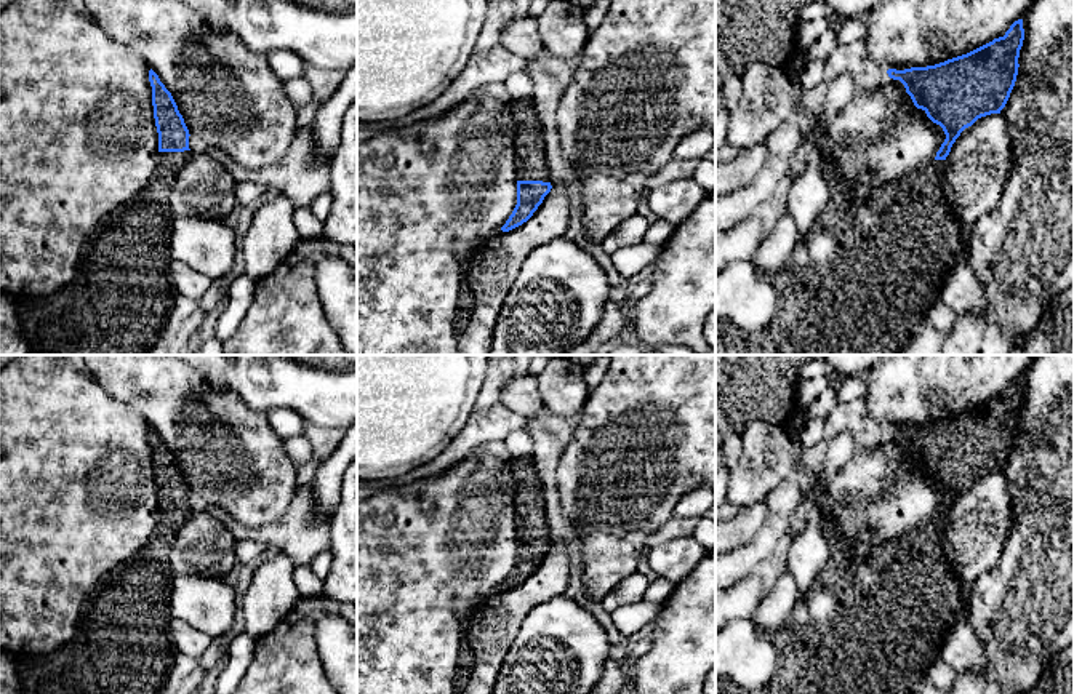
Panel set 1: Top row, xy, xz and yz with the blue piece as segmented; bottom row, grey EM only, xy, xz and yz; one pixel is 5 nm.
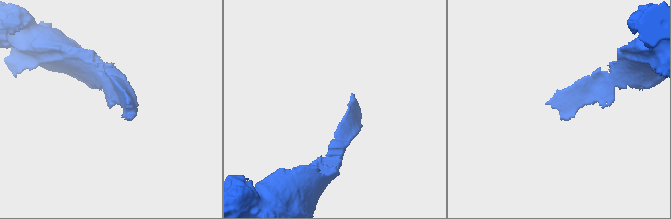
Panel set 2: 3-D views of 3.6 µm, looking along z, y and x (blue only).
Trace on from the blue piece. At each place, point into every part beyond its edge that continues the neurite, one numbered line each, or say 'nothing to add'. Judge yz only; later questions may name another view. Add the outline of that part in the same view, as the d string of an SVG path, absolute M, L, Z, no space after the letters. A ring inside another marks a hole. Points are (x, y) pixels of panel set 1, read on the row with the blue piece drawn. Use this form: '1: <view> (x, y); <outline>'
1: yz (860, 282); M823 155L821 173L829 200L810 230L799 238L787 264L765 283L776 294L776 307L767 326L746 331L728 320L719 321L715 355L898 355L936 304L936 288L946 270L968 261L972 225L964 225L944 201L944 160L898 182L877 187L868 201L858 203L837 168Z

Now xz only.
1: xz (530, 159); M531 99L511 102L517 181L549 182L543 126Z

